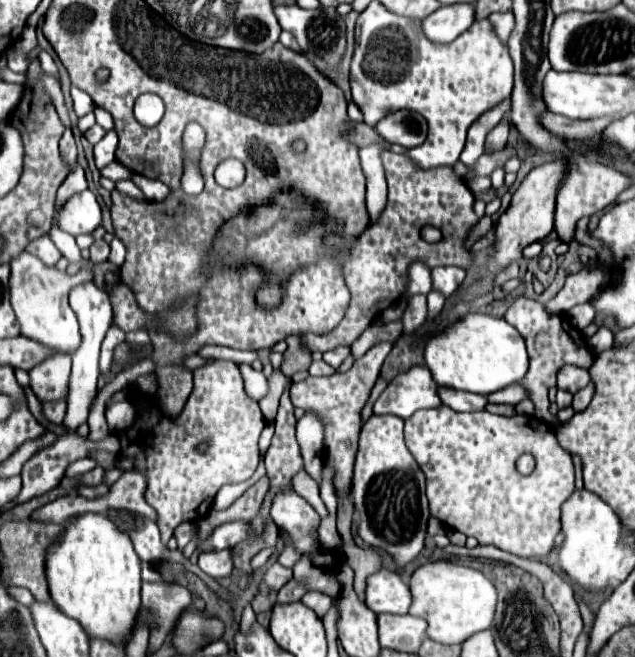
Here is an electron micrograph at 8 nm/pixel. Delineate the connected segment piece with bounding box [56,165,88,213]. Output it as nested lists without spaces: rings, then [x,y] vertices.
[[[76,165],[74,171],[66,177],[66,181],[62,183],[62,187],[58,189],[56,213],[64,207],[64,203],[66,203],[72,195],[76,195],[76,193],[80,193],[80,191],[86,191],[86,189],[88,189],[88,185],[86,185],[86,177],[84,177],[84,169],[82,169],[80,165]]]

